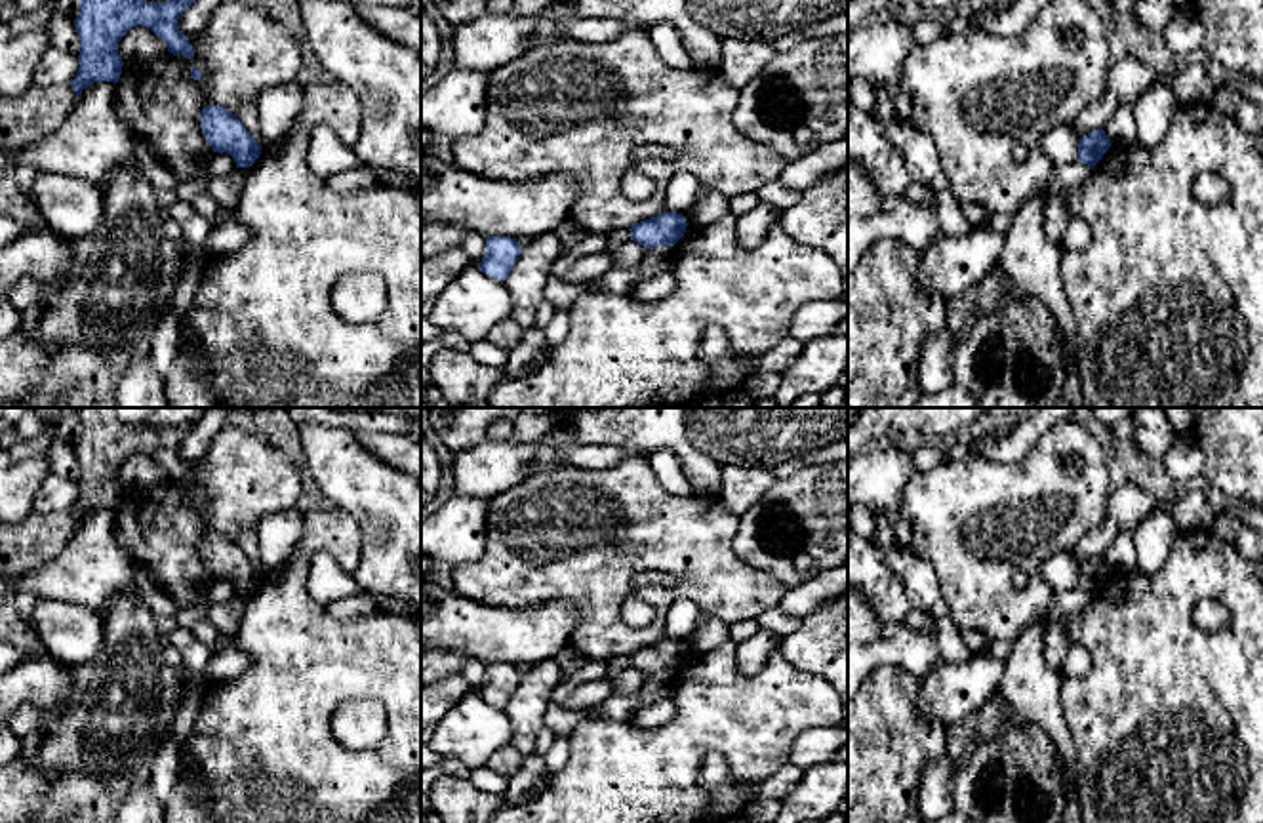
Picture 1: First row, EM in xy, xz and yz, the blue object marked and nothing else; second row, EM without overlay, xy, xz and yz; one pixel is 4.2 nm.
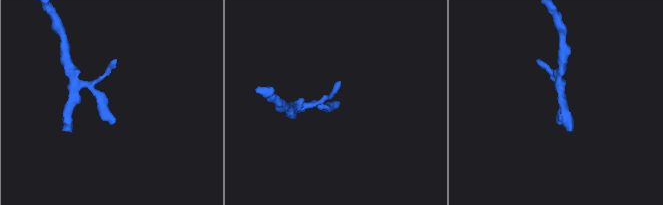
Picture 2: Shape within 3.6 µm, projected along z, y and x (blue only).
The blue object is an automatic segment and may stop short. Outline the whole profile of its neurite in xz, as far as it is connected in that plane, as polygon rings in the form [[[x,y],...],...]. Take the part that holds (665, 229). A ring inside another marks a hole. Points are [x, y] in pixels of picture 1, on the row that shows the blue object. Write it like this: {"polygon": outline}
{"polygon": [[[663,211],[657,217],[650,217],[632,225],[631,240],[638,242],[644,248],[663,248],[674,246],[686,232],[686,219],[676,211]]]}

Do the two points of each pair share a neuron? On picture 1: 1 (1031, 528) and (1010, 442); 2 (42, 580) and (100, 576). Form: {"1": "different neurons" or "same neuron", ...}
{"1": "different neurons", "2": "same neuron"}

